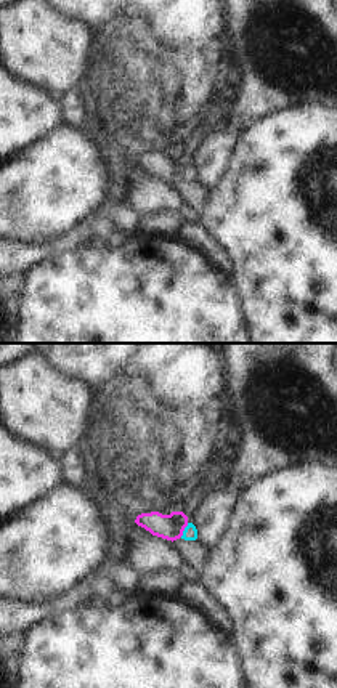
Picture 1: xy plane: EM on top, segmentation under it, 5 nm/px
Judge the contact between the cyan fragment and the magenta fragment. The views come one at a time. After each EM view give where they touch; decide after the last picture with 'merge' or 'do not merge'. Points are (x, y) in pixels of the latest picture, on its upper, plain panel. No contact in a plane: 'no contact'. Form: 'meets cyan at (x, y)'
meets cyan at (185, 170)

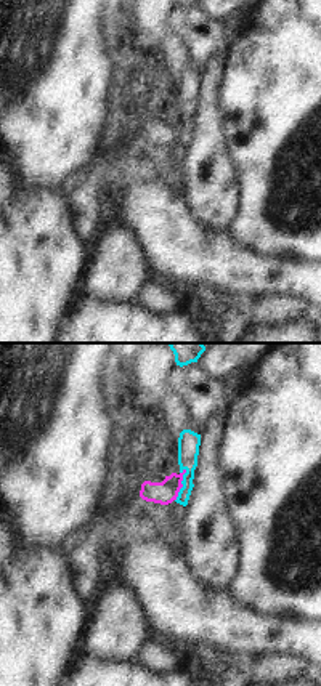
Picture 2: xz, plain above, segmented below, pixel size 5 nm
meets cyan at (182, 124)

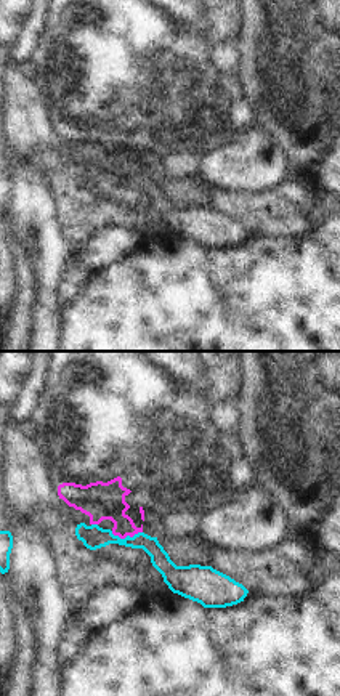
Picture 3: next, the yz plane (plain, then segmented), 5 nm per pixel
meets cyan at (127, 177)

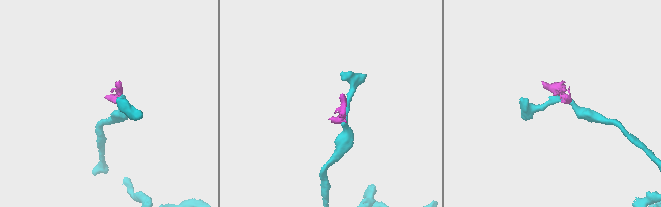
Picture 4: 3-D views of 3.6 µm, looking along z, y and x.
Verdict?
do not merge

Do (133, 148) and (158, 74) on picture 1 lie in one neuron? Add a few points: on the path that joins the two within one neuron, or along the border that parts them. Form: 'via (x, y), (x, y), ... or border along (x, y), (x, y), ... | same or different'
via (151, 130), (156, 125), (156, 92) | same

